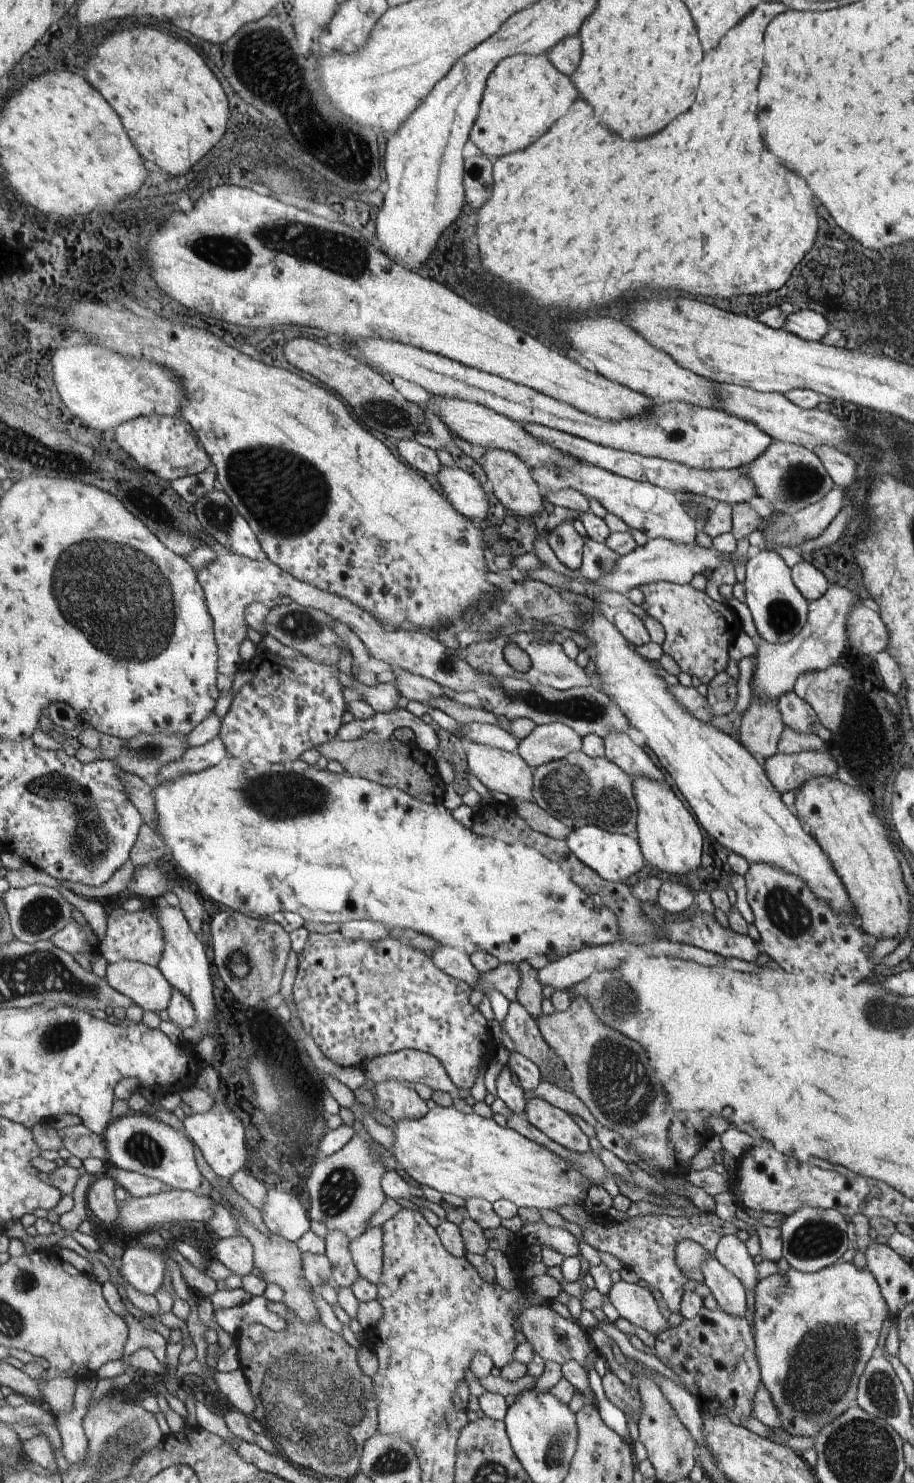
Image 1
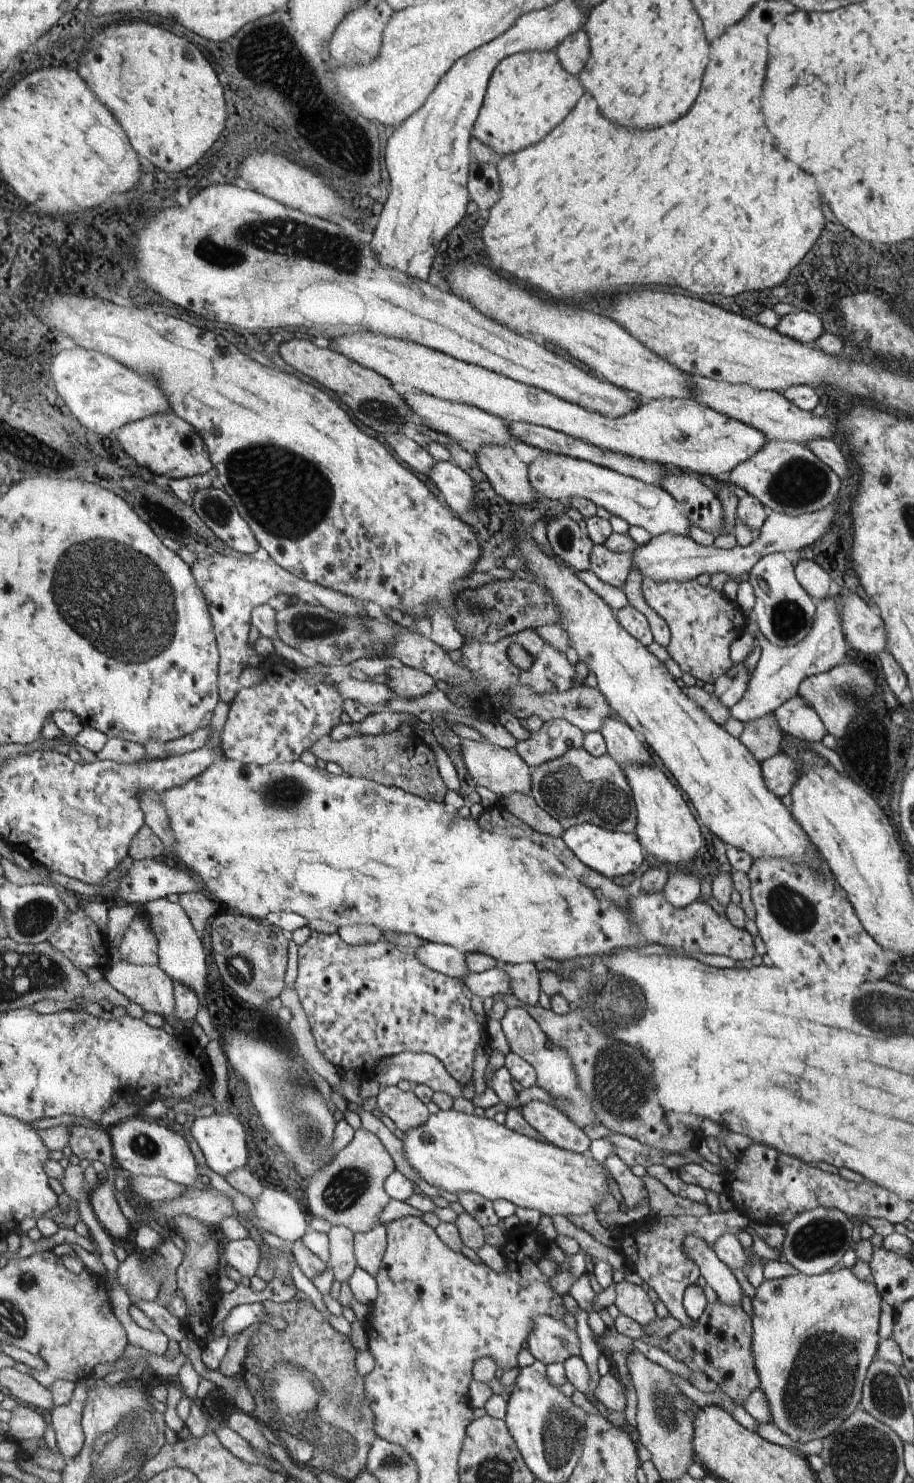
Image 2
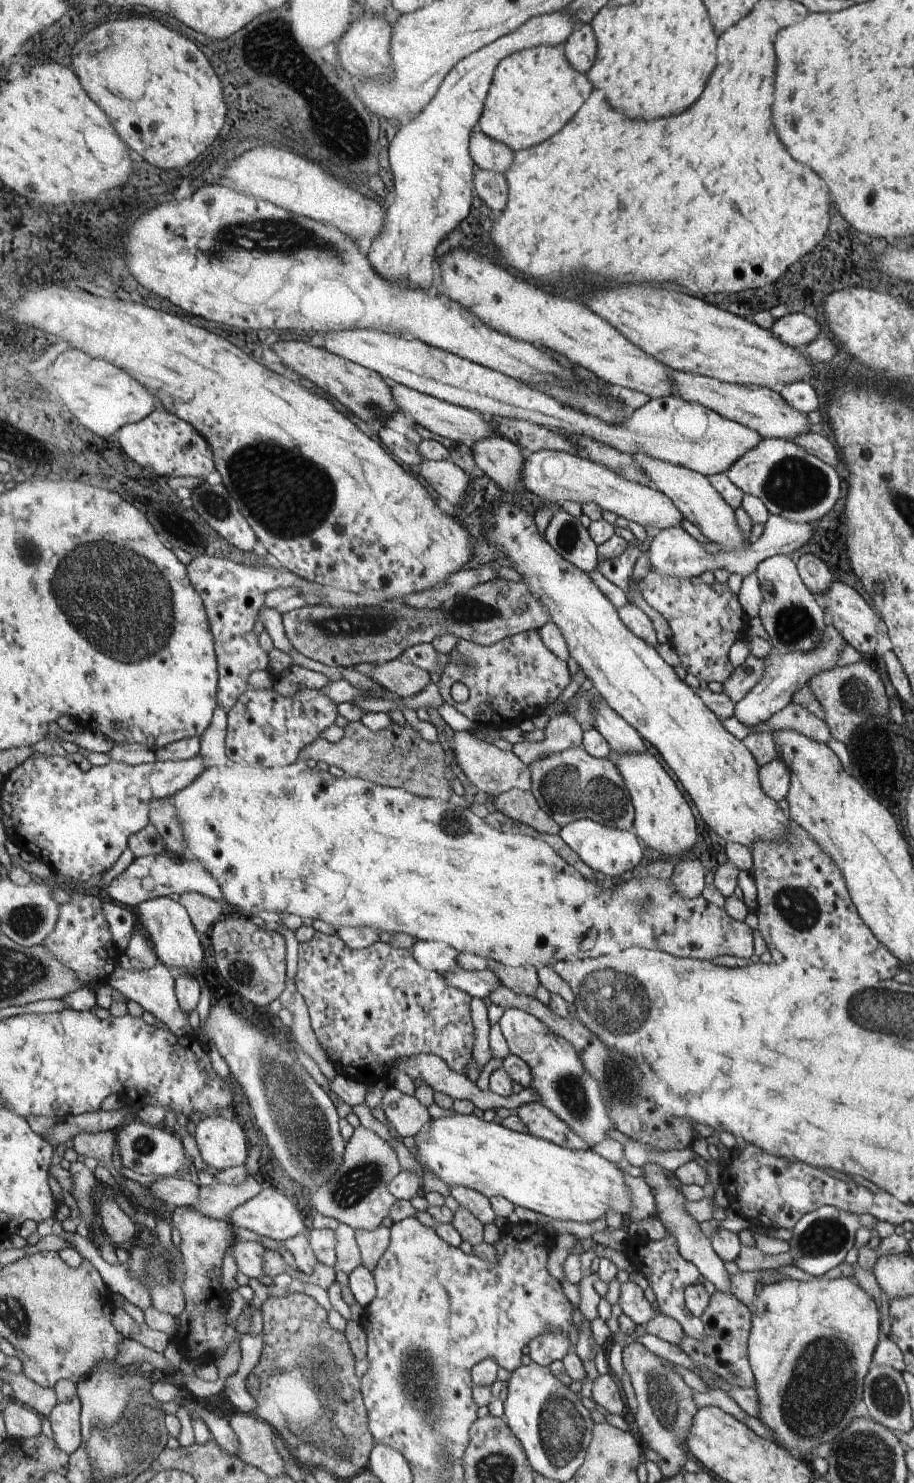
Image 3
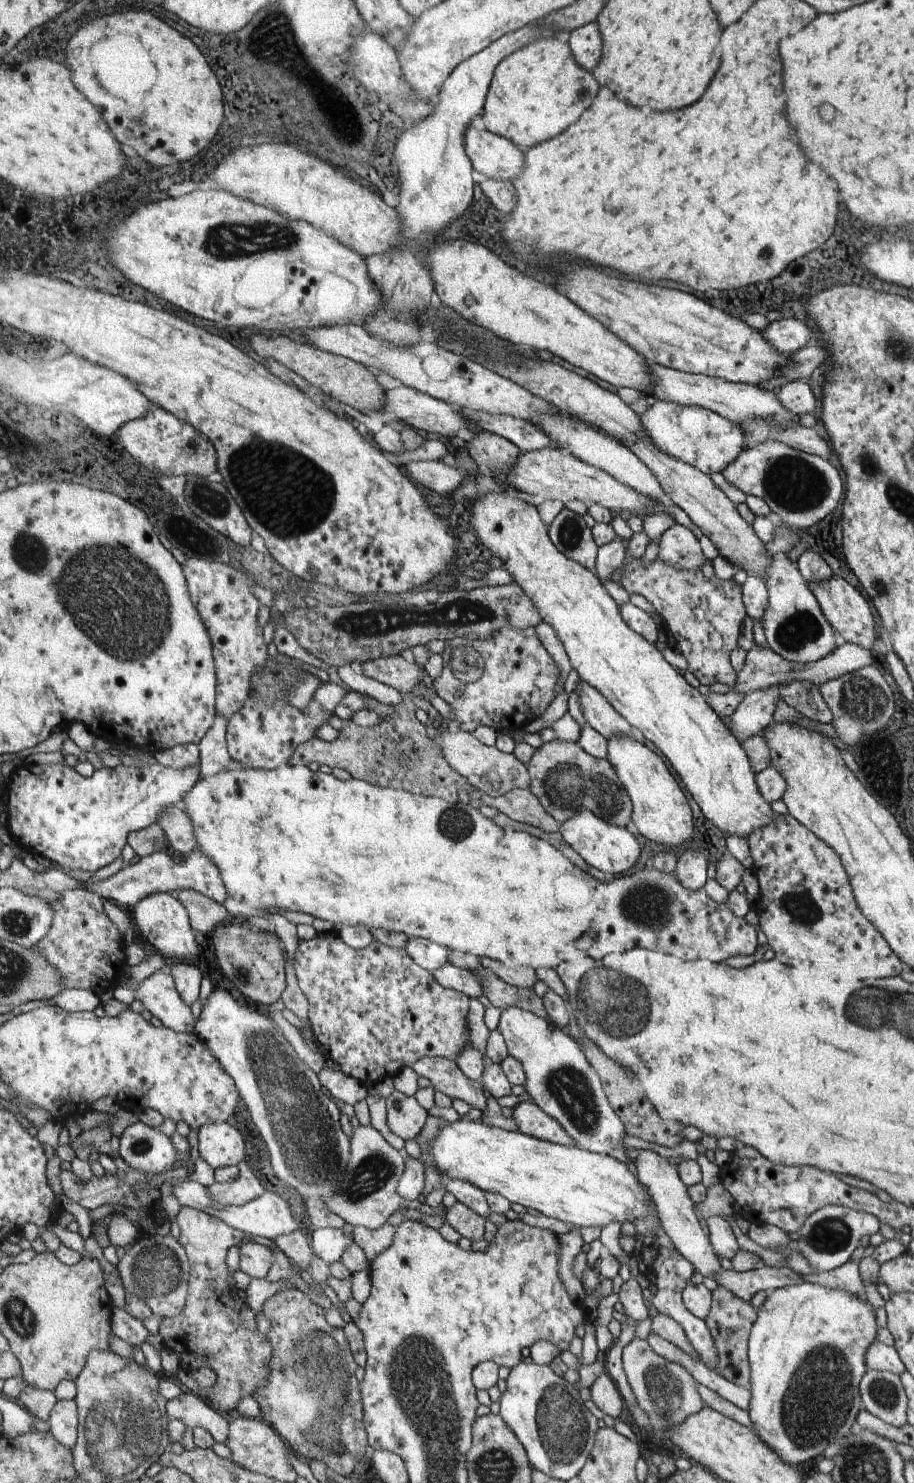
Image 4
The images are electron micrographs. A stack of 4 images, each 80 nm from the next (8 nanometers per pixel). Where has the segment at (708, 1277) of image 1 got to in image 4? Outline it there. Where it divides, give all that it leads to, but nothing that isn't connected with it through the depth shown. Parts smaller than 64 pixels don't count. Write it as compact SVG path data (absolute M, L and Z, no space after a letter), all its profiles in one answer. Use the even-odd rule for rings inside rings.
M639 1150L638 1158L635 1161L638 1169L639 1182L647 1188L657 1208L661 1226L672 1240L675 1249L688 1261L693 1264L695 1270L703 1276L713 1278L721 1267L718 1256L715 1256L713 1246L704 1235L700 1222L695 1214L695 1204L688 1195L686 1184L678 1172L678 1167L668 1159L662 1158L660 1154L650 1150Z

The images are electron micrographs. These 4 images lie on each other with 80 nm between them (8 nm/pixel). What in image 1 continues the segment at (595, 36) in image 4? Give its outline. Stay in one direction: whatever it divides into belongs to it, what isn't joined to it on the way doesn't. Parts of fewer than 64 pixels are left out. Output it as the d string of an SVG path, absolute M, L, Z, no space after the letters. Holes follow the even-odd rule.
M578 35L564 38L547 51L548 59L559 71L570 77L583 59L582 40Z

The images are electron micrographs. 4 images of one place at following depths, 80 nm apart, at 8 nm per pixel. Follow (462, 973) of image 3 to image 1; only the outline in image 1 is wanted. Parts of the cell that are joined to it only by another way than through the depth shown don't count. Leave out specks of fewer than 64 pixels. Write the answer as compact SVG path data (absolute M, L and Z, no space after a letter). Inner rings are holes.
M501 963L496 970L486 974L482 973L480 980L478 980L477 989L484 993L488 988L498 990L512 1003L517 1001L518 986L520 986L518 964Z

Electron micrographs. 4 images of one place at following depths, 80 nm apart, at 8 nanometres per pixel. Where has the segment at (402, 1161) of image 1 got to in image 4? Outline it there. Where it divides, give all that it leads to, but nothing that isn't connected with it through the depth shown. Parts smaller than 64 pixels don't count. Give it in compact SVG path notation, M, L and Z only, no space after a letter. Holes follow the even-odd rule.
M460 1120L449 1123L440 1130L438 1137L431 1143L429 1151L435 1159L436 1168L446 1173L449 1179L461 1179L482 1191L501 1193L510 1203L517 1203L526 1209L532 1209L560 1221L581 1226L600 1226L619 1222L633 1223L636 1219L648 1216L652 1208L657 1212L650 1192L639 1182L639 1178L630 1172L627 1164L610 1155L587 1152L579 1147L566 1147L549 1141L530 1137L519 1131L506 1131L490 1127L481 1120L470 1122Z

